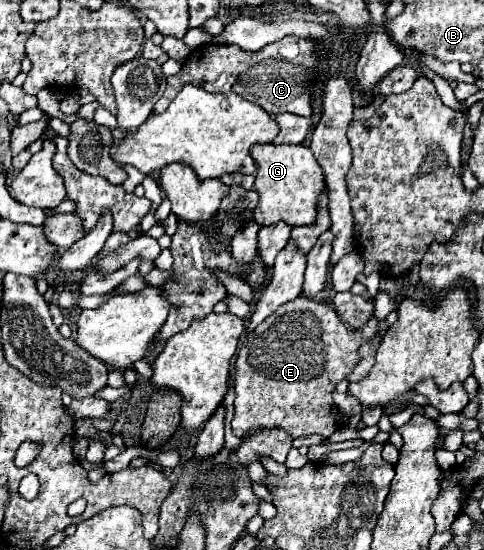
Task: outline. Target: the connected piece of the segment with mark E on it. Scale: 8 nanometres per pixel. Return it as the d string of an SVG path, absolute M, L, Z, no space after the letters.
M298 296L296 300L280 306L280 310L276 310L276 314L270 314L260 326L256 326L256 330L252 330L250 334L244 336L244 342L242 342L242 348L238 350L238 356L236 356L236 364L234 364L234 392L236 392L236 398L234 398L234 420L232 420L232 430L236 436L242 436L246 430L250 428L256 428L256 426L262 426L262 428L282 428L286 430L292 438L300 438L300 436L310 436L310 434L320 434L324 438L328 438L332 432L336 432L340 428L340 414L332 414L332 408L334 408L334 400L332 400L332 392L336 388L336 384L340 380L344 380L350 370L354 368L354 364L358 362L356 354L358 354L358 348L364 340L370 340L374 336L378 328L378 322L376 318L372 318L362 330L350 330L346 328L346 324L338 318L336 310L332 306L324 306L324 304L318 304L310 298L304 298L304 296Z

